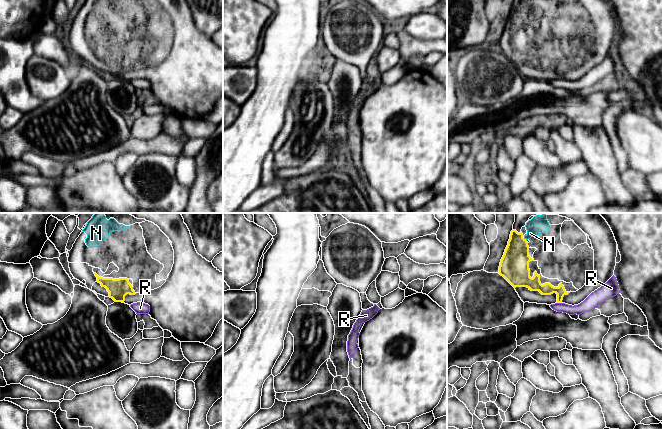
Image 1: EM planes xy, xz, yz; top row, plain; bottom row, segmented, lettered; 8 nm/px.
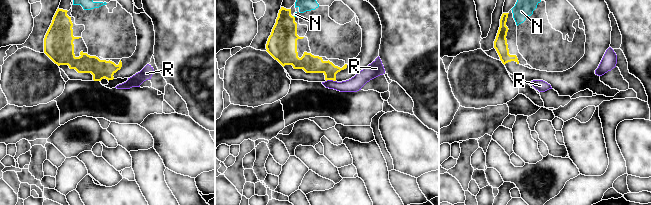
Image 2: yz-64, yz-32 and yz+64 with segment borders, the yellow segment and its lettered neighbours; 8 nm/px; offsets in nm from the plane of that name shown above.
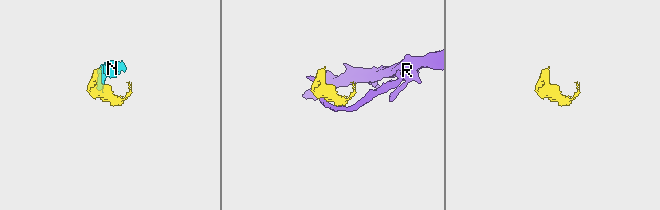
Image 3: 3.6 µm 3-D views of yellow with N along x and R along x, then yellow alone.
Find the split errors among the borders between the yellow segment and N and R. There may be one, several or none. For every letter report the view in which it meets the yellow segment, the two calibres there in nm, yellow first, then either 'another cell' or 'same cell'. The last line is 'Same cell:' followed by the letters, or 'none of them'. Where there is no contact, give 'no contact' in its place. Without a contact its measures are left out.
N: yz | 240/110 nm | same cell
R: yz | 110/110 nm | another cell
Same cell: N

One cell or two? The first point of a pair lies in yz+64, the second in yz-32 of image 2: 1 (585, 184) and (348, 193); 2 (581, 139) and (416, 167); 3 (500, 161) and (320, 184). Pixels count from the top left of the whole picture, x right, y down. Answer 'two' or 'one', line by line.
1: one
2: two
3: one

